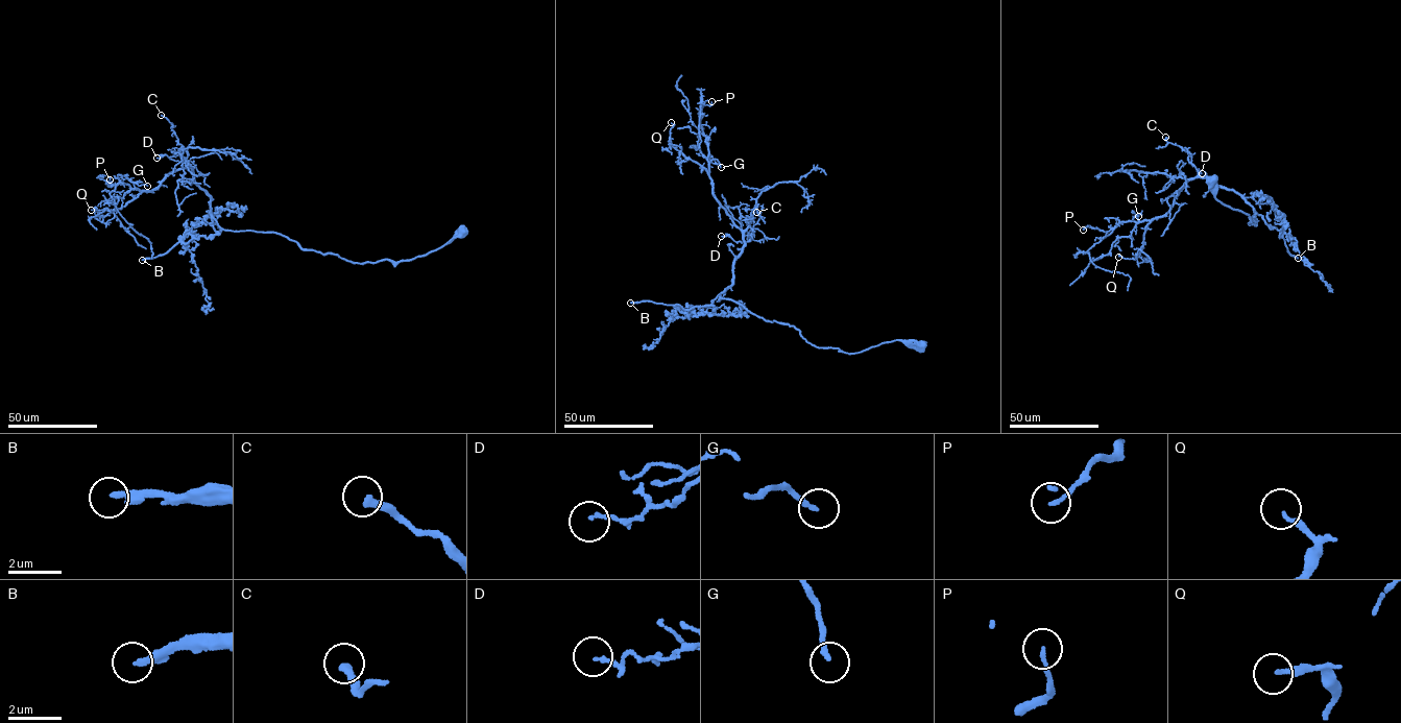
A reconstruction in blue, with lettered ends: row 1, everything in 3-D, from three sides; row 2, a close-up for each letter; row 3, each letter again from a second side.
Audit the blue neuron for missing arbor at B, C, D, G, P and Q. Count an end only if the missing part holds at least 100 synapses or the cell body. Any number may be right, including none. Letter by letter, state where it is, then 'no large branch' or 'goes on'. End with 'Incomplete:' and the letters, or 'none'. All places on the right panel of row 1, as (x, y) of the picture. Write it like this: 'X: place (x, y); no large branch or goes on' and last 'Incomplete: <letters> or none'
B: place (1298, 258); goes on
C: place (1165, 137); no large branch
D: place (1202, 173); no large branch
G: place (1138, 216); no large branch
P: place (1083, 230); no large branch
Q: place (1118, 257); no large branch
Incomplete: B

